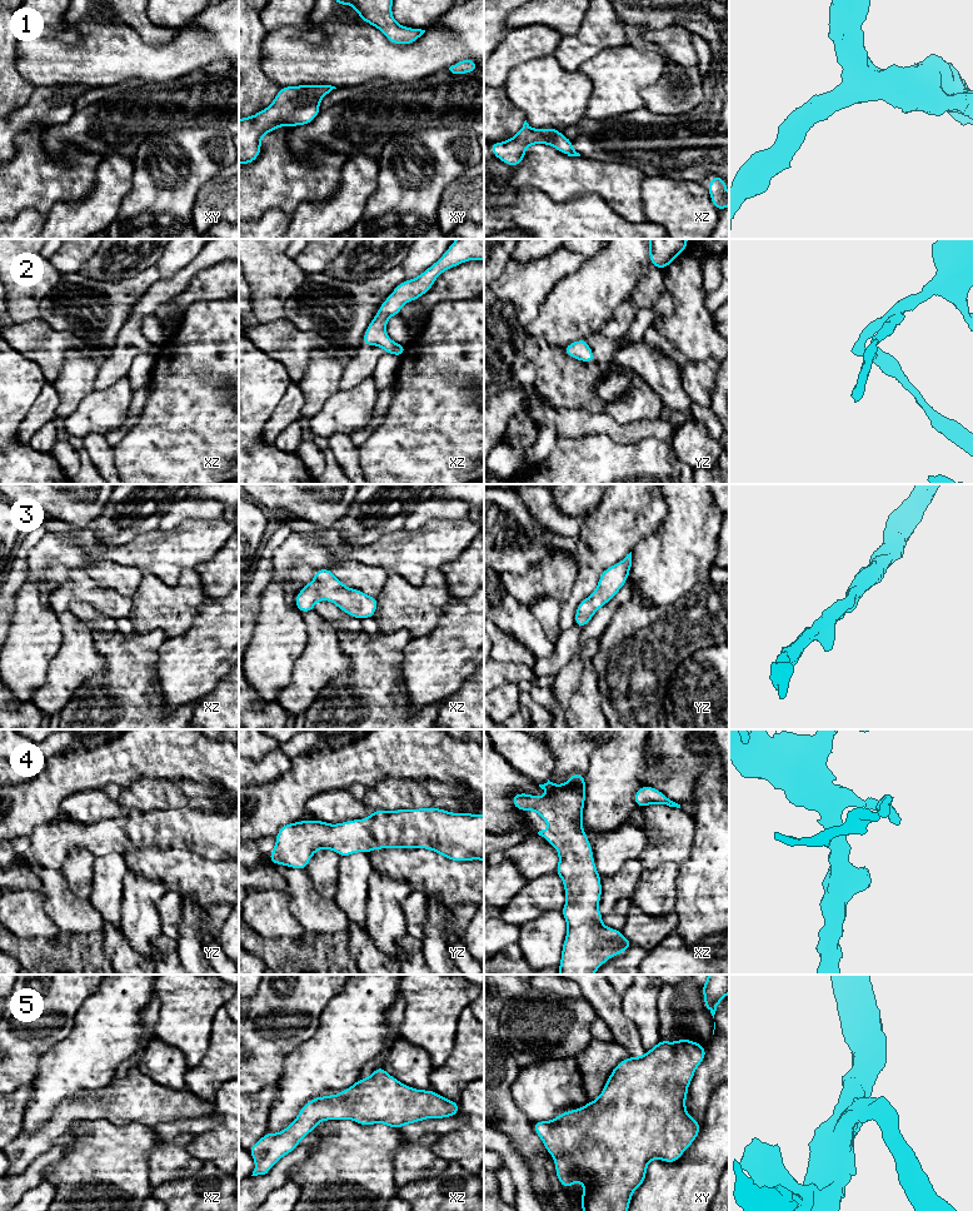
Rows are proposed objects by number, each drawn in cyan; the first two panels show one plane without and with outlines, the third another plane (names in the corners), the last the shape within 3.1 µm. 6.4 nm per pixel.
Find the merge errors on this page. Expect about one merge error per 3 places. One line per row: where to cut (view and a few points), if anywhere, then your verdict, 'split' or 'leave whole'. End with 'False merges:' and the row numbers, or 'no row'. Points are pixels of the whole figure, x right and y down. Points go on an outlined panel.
1: no cut; leave whole
2: no cut; leave whole
3: no cut; leave whole
4: no cut; leave whole
5: no cut; leave whole
False merges: no row

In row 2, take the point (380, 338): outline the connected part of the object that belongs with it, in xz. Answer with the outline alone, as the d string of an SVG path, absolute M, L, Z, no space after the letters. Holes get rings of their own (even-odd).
M456 239L441 258L425 271L396 285L366 328L363 344L381 347L385 353L401 358L406 345L398 344L388 337L385 332L388 319L400 315L405 303L418 300L423 294L426 294L441 273L468 260L484 260L484 239Z

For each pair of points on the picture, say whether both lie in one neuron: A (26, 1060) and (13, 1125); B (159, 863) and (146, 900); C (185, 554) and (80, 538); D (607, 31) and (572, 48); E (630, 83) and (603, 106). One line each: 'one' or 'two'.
A: two
B: two
C: one
D: one
E: one

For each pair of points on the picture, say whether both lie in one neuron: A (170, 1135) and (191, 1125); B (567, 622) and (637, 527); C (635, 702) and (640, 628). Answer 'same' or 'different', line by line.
A: same
B: same
C: same

